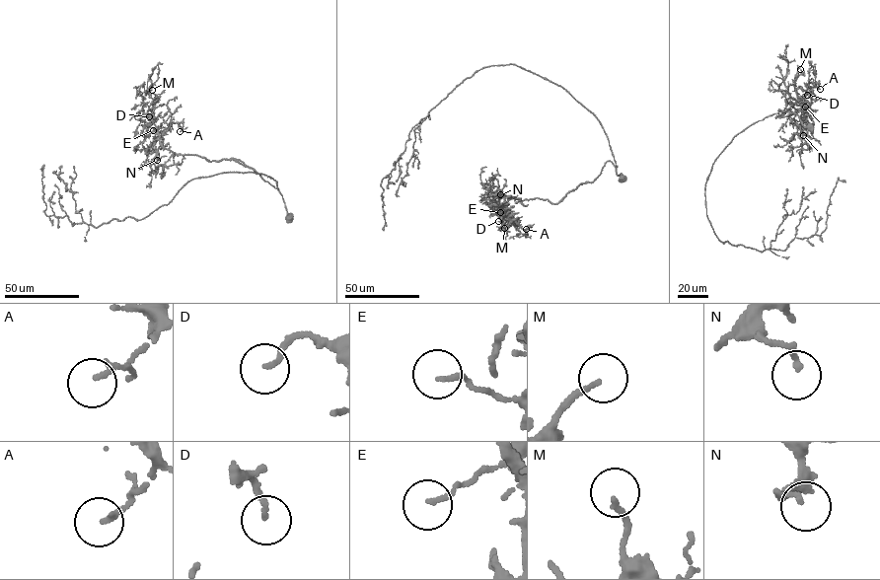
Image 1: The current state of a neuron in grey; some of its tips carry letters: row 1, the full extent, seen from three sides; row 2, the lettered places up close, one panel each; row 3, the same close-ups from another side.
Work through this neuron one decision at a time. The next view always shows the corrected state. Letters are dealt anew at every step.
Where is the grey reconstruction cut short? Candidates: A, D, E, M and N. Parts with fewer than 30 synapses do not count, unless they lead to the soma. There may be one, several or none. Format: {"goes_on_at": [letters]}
{"goes_on_at": ["M"]}

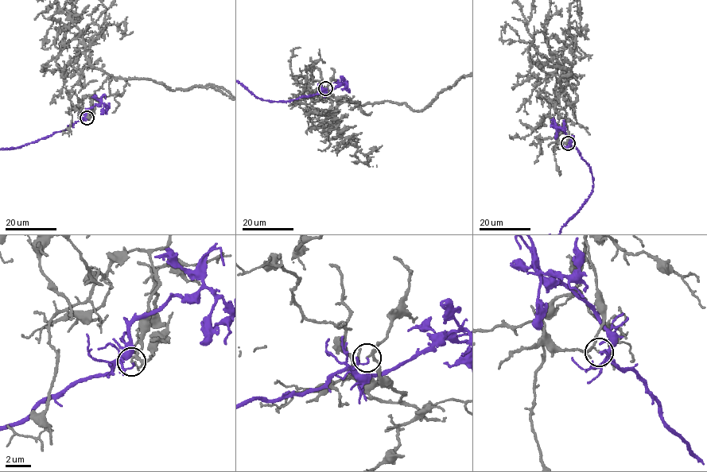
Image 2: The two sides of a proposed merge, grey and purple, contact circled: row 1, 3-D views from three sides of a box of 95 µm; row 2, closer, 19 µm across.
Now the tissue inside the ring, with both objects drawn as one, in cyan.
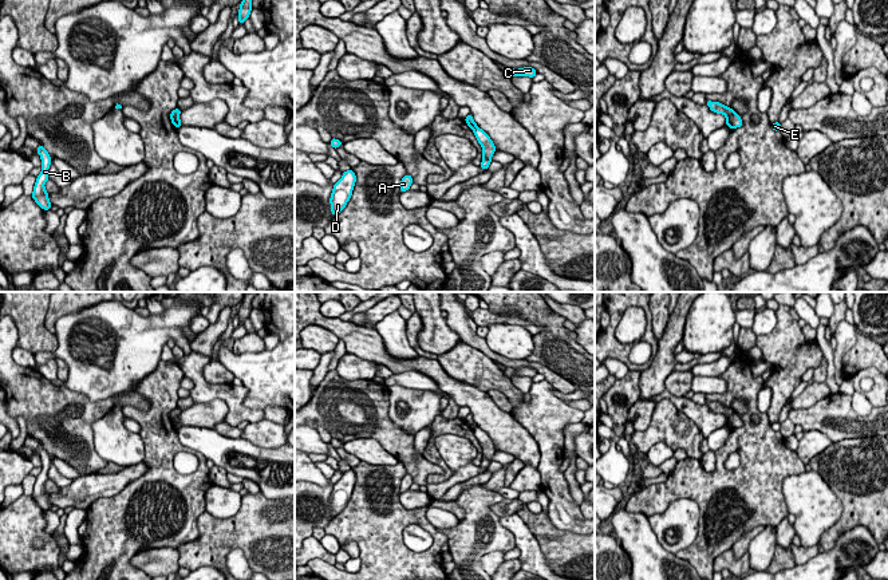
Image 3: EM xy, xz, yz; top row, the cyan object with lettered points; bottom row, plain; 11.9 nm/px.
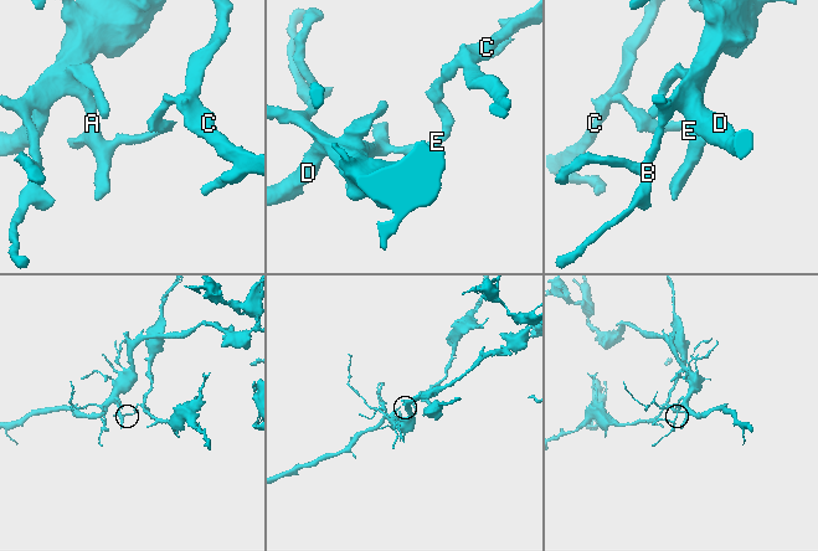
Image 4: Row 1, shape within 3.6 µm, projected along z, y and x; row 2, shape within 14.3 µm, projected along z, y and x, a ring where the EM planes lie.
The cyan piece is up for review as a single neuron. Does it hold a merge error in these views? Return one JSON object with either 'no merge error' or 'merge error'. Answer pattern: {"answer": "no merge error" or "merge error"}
{"answer": "merge error"}

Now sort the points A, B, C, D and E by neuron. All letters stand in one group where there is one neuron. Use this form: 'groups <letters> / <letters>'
groups A B D E / C

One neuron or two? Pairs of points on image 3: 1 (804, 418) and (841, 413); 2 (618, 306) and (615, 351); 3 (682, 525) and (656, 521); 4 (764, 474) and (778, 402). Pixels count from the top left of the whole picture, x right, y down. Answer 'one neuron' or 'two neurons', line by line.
1: one neuron
2: one neuron
3: one neuron
4: two neurons

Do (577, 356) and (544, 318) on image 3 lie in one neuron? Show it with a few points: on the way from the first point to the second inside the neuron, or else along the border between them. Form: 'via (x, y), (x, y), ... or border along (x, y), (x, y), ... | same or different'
via (568, 347), (551, 327) | same

